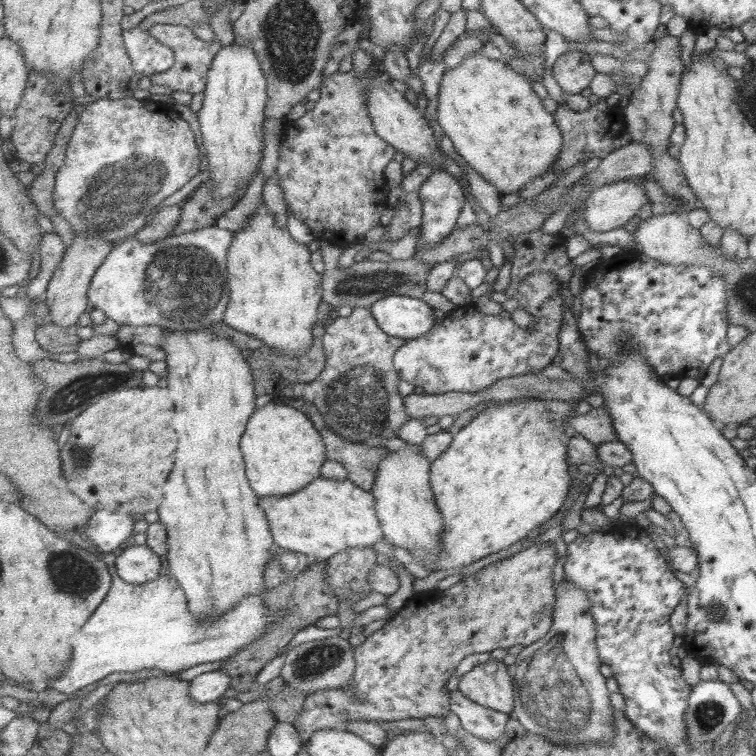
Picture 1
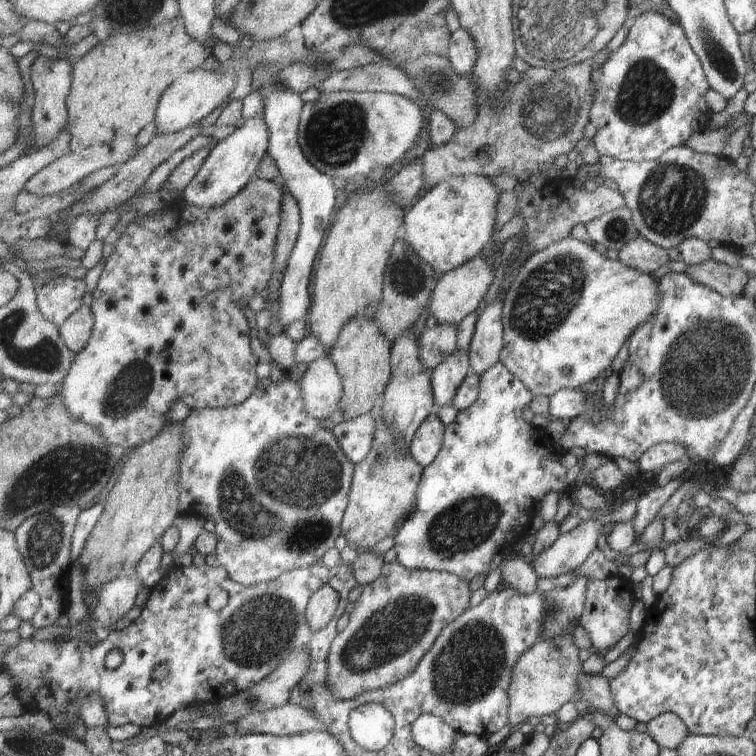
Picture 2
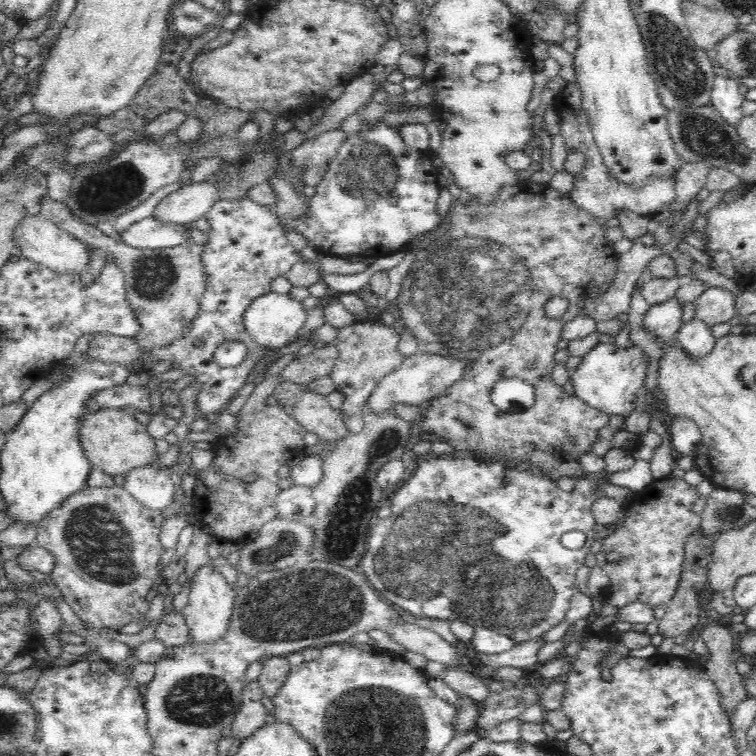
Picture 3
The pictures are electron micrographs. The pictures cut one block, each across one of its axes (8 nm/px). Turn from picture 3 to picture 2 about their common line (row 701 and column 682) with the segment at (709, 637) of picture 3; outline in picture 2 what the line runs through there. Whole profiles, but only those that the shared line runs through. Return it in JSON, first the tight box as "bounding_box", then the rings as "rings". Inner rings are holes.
{"bounding_box":[645,713,688,750],"rings":[[[659,713],[645,724],[646,733],[660,749],[673,750],[683,742],[688,732],[685,725],[673,713]]]}

